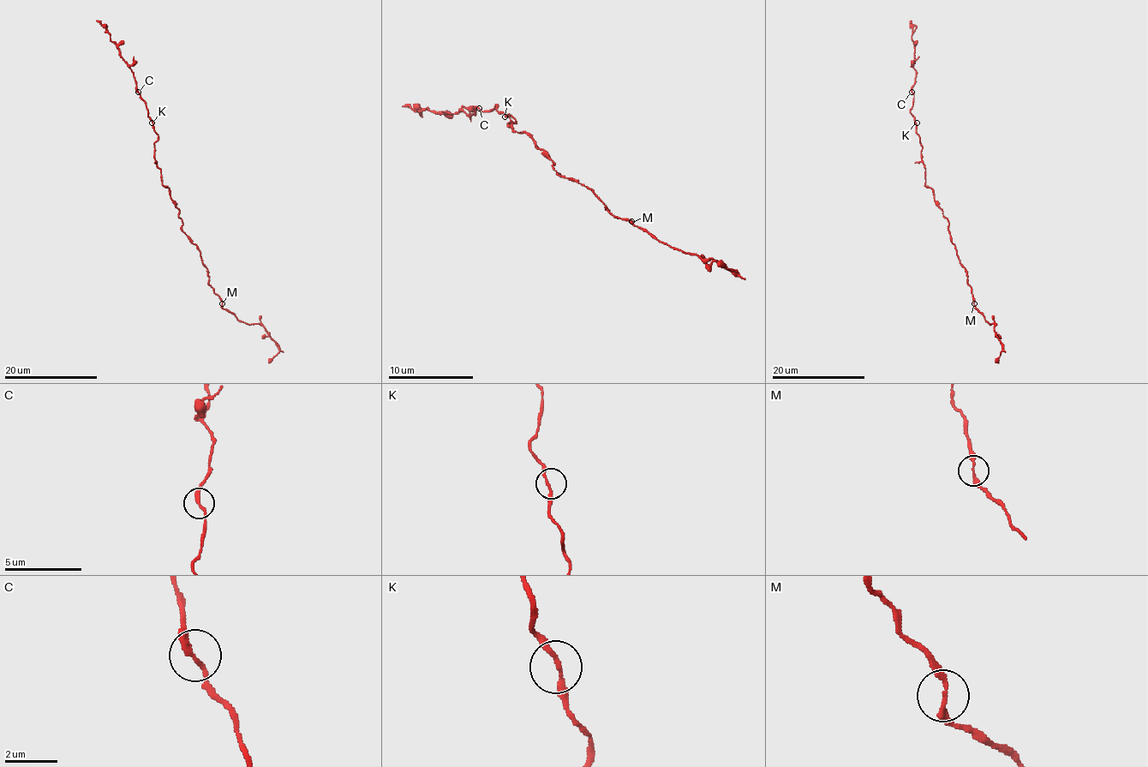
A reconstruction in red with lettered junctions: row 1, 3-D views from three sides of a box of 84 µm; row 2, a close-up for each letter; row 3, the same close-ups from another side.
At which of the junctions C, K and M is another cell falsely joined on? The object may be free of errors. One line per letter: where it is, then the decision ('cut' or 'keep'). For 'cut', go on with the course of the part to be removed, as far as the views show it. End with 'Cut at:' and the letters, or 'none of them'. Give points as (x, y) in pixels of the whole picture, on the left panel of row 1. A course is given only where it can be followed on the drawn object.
C: at (138, 92); keep
K: at (152, 122); keep
M: at (222, 303); keep
Cut at: none of them

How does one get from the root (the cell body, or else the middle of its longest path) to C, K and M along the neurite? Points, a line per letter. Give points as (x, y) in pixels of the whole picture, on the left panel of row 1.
C: (175, 205), (170, 190), (163, 184), (161, 170), (154, 158), (158, 134), (138, 92)
K: (175, 205), (170, 198), (170, 190), (163, 184), (161, 170), (154, 158), (154, 142), (158, 134), (152, 122)
M: (175, 205), (182, 220), (182, 230), (200, 252), (202, 264), (206, 268), (209, 284), (222, 303)

